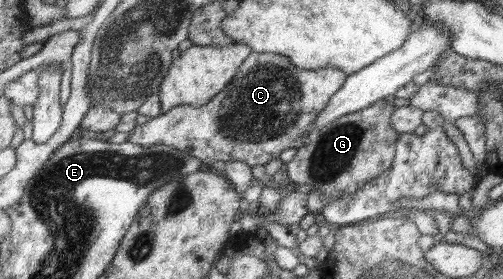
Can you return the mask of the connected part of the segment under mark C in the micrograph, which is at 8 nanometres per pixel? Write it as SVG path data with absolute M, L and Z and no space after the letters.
M253 53L240 67L239 73L221 90L211 102L204 106L177 106L162 112L159 116L137 125L128 136L134 145L165 145L188 153L205 165L215 162L240 161L249 167L267 165L269 160L279 159L279 154L287 148L299 148L305 145L305 134L321 112L329 106L331 99L348 81L348 75L339 68L321 70L301 70L284 55L272 53Z

